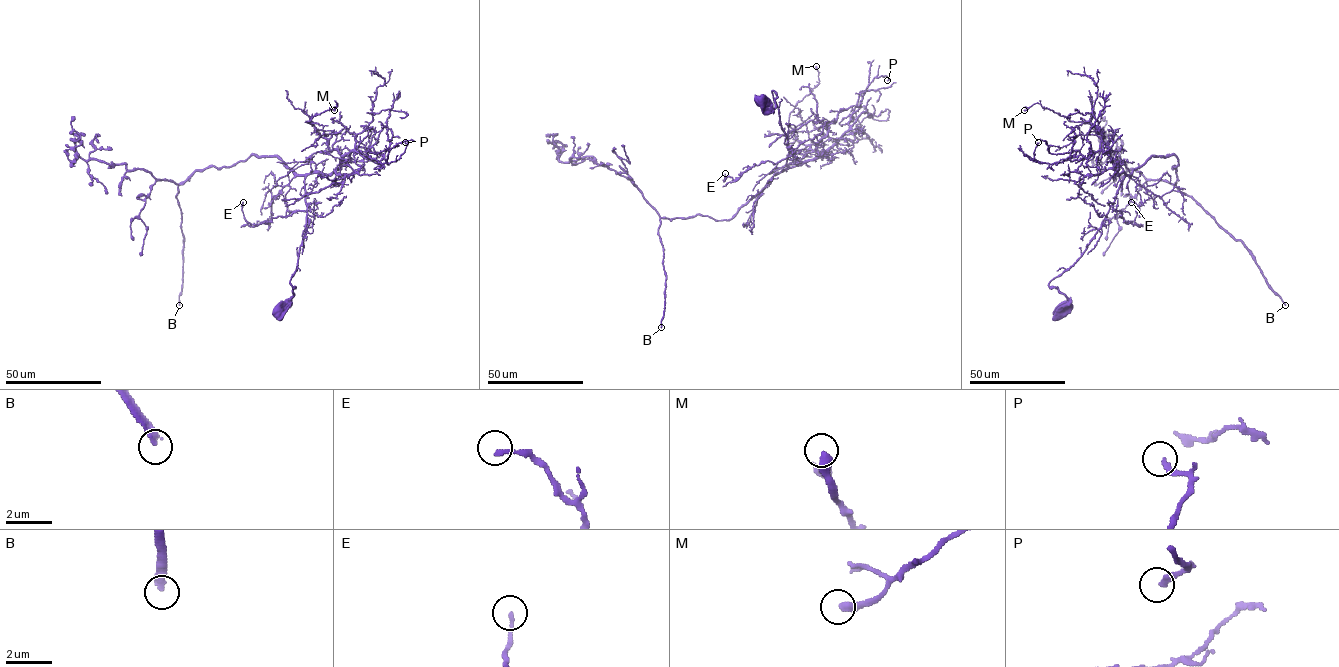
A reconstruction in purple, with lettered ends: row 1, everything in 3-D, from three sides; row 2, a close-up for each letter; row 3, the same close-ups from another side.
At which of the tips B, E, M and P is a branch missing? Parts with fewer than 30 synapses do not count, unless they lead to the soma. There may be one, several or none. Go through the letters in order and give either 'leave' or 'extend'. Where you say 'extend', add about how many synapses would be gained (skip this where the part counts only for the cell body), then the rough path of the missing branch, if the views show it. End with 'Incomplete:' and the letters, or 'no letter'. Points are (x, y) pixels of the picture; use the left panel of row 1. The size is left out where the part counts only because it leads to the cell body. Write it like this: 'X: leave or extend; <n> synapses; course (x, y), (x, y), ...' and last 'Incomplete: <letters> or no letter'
B: extend; 250 synapses
E: leave
M: leave
P: leave
Incomplete: B

